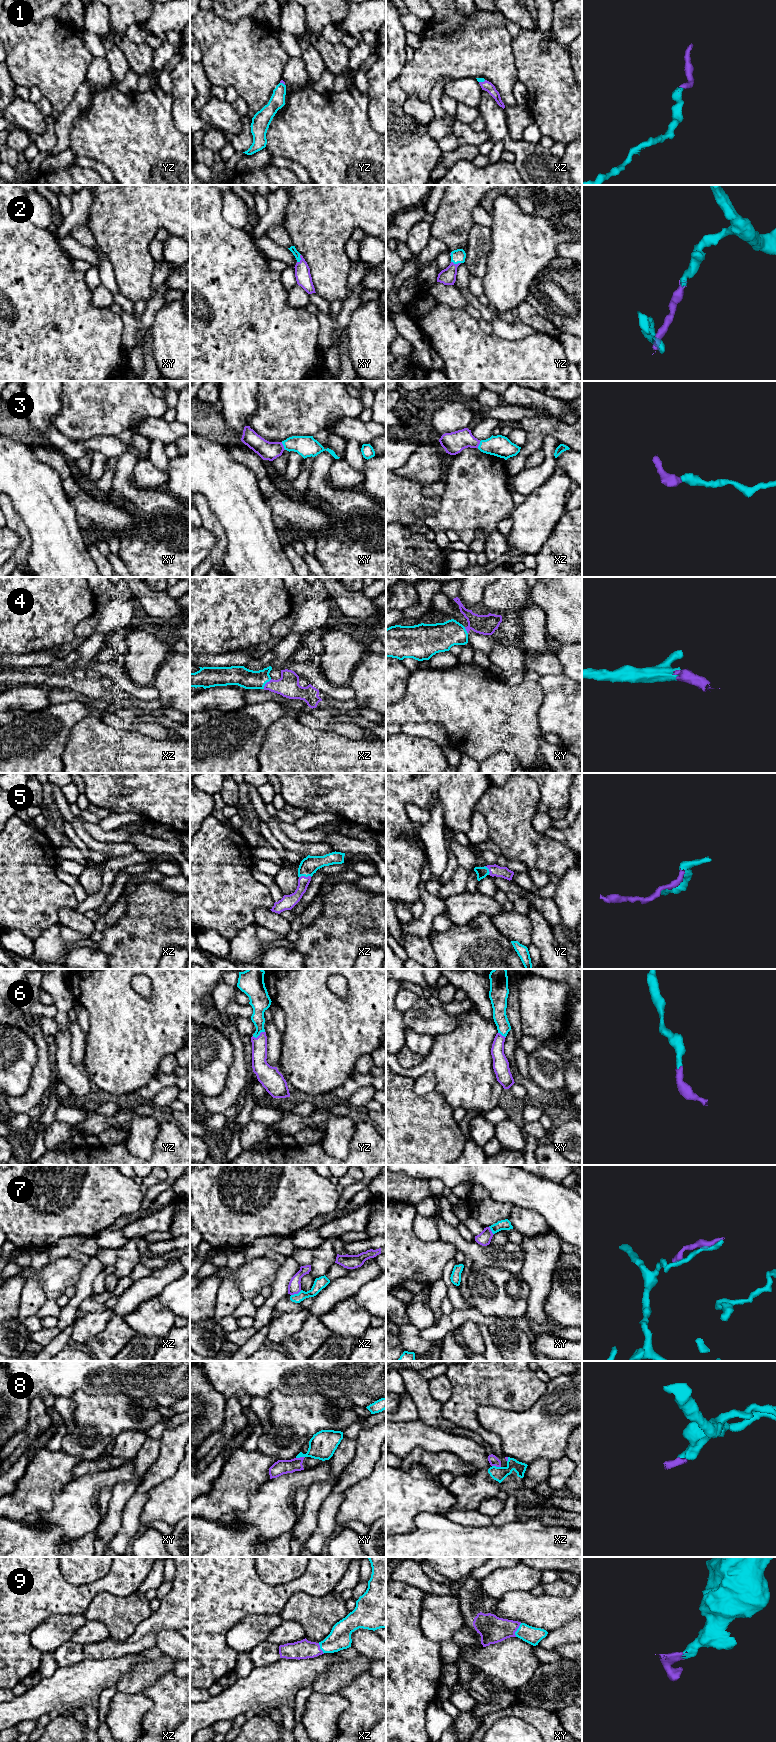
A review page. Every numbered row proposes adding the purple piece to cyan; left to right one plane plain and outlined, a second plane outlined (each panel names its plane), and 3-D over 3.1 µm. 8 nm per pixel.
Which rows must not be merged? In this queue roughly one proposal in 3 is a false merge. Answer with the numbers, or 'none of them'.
7, 8

